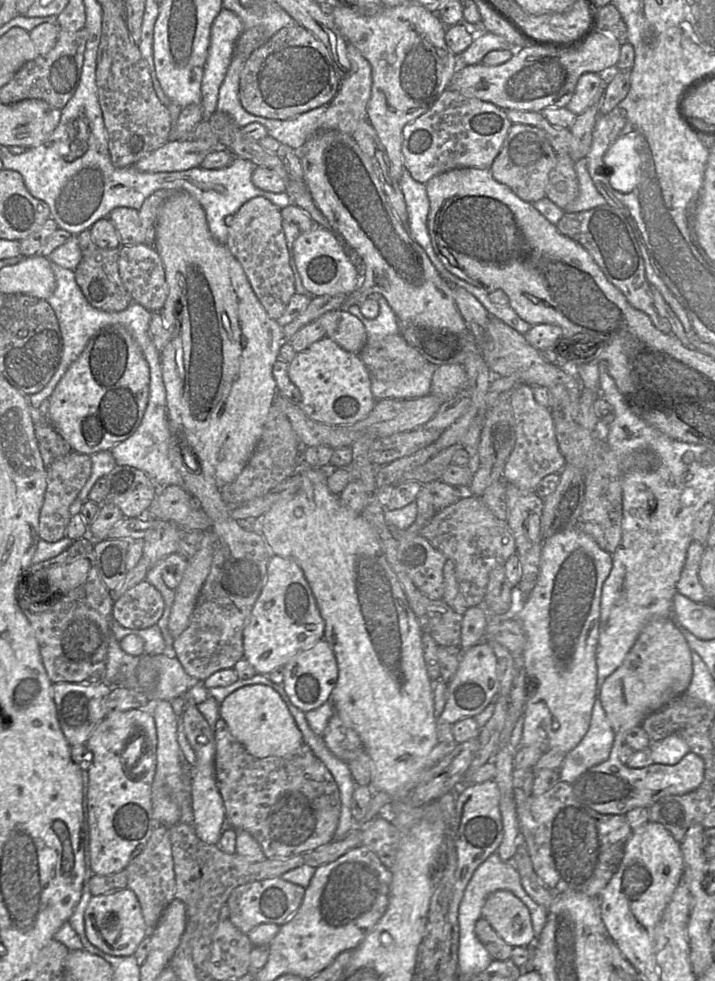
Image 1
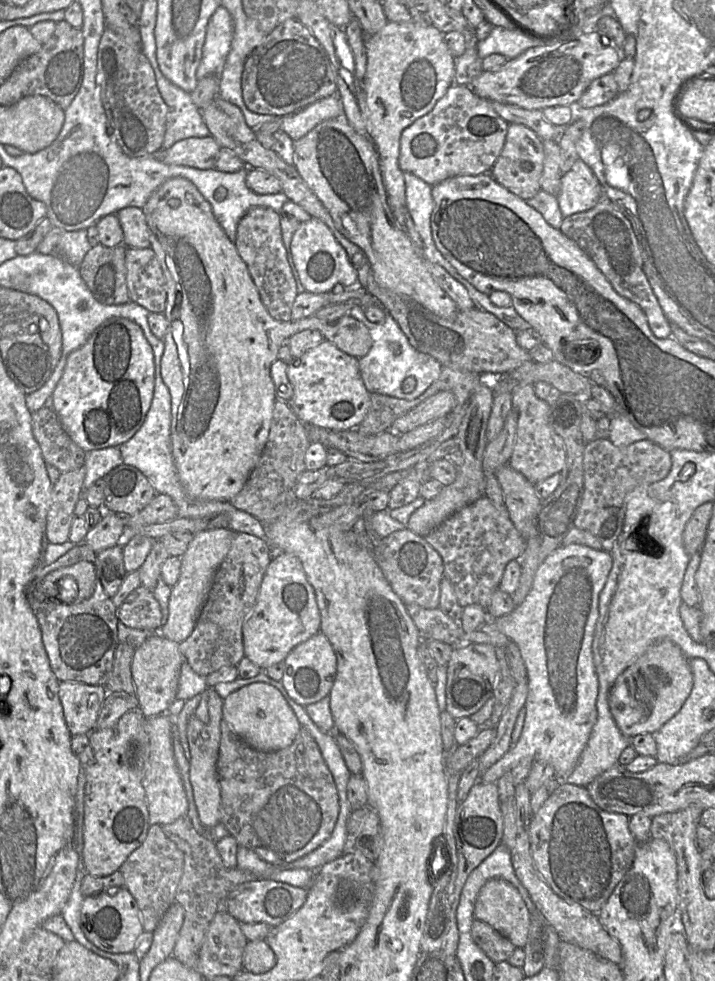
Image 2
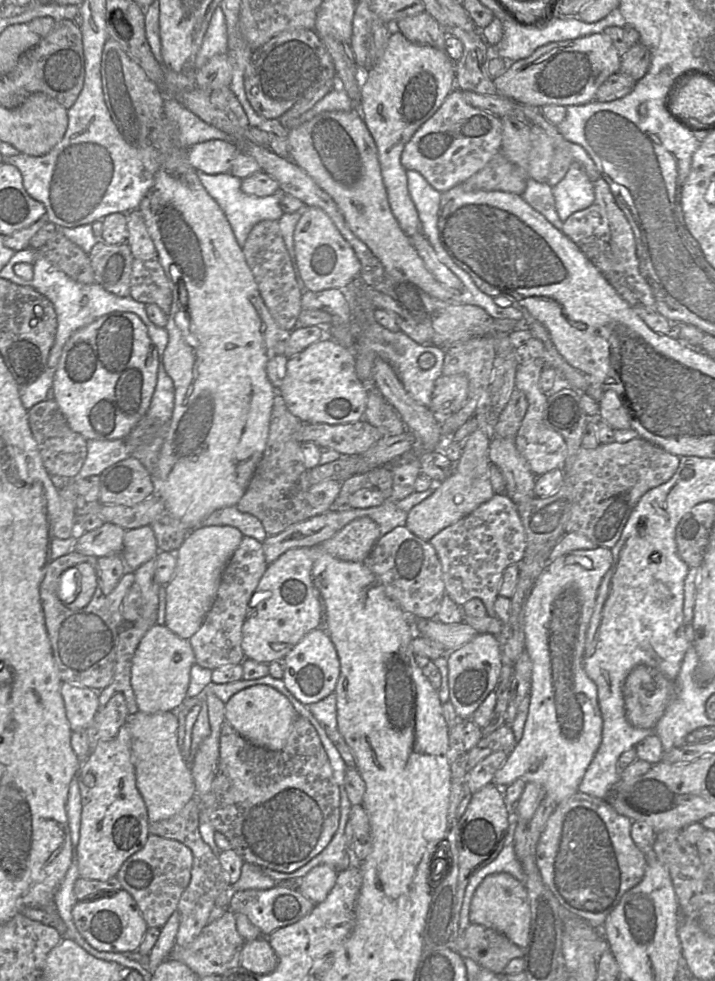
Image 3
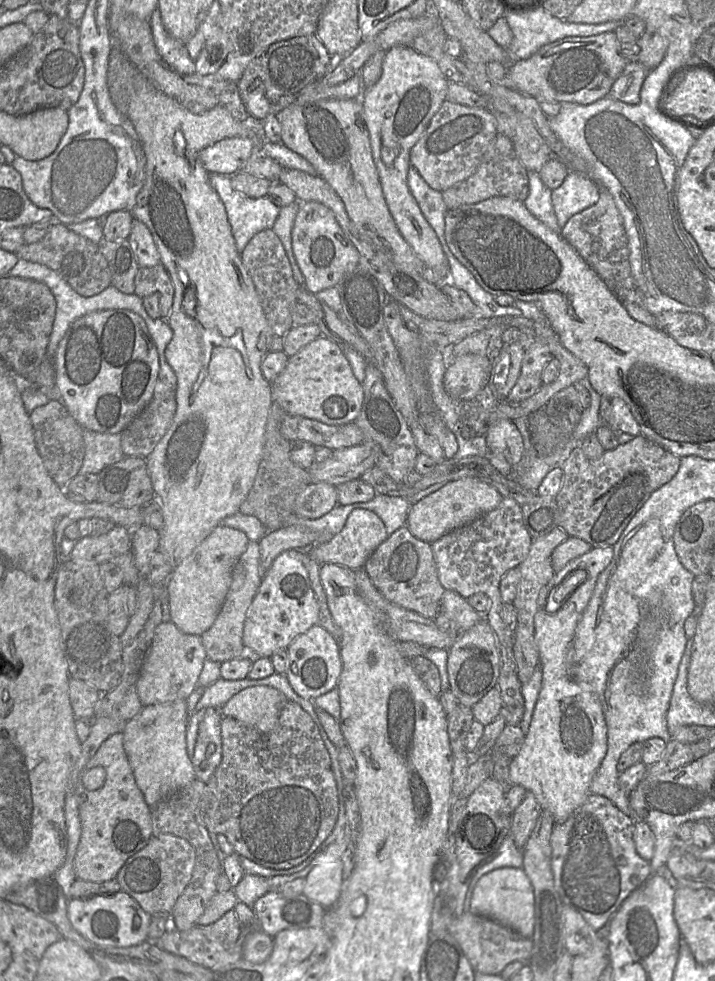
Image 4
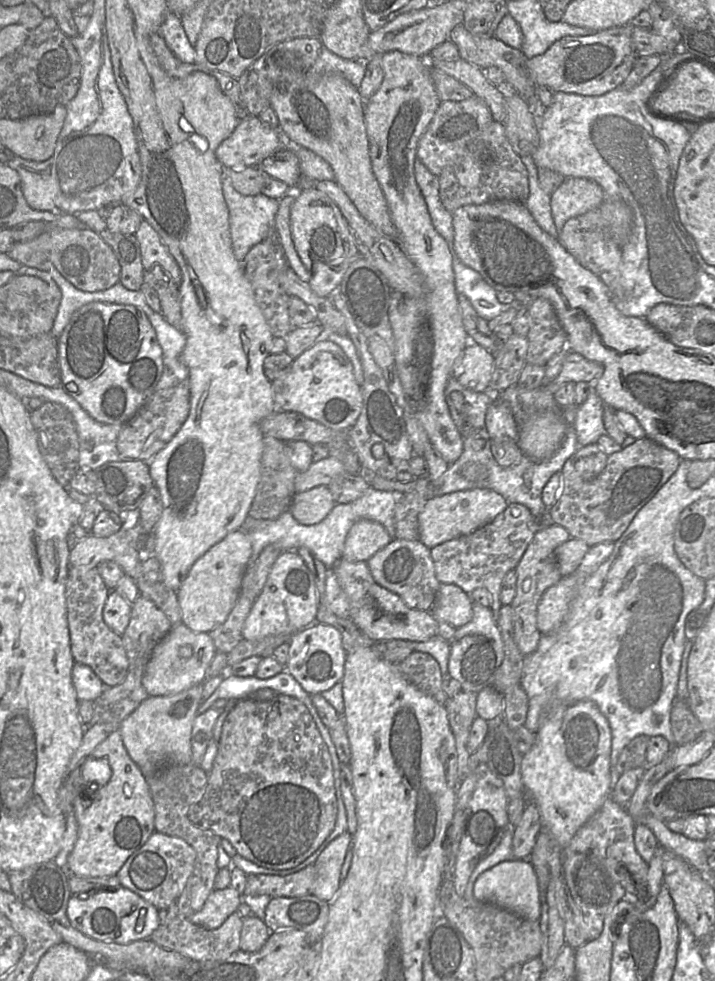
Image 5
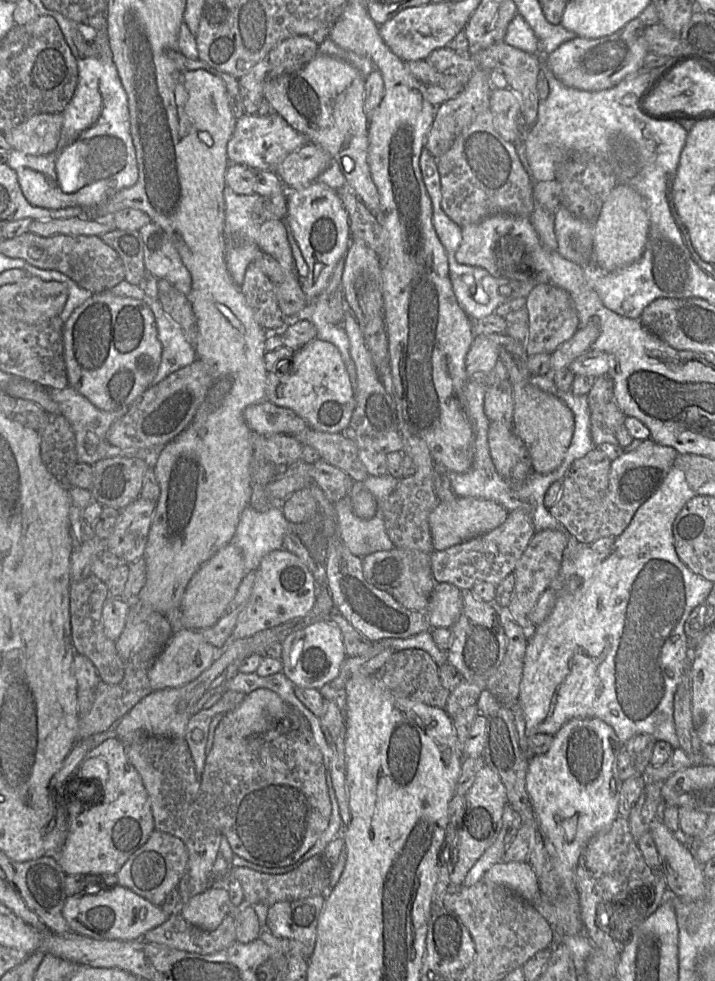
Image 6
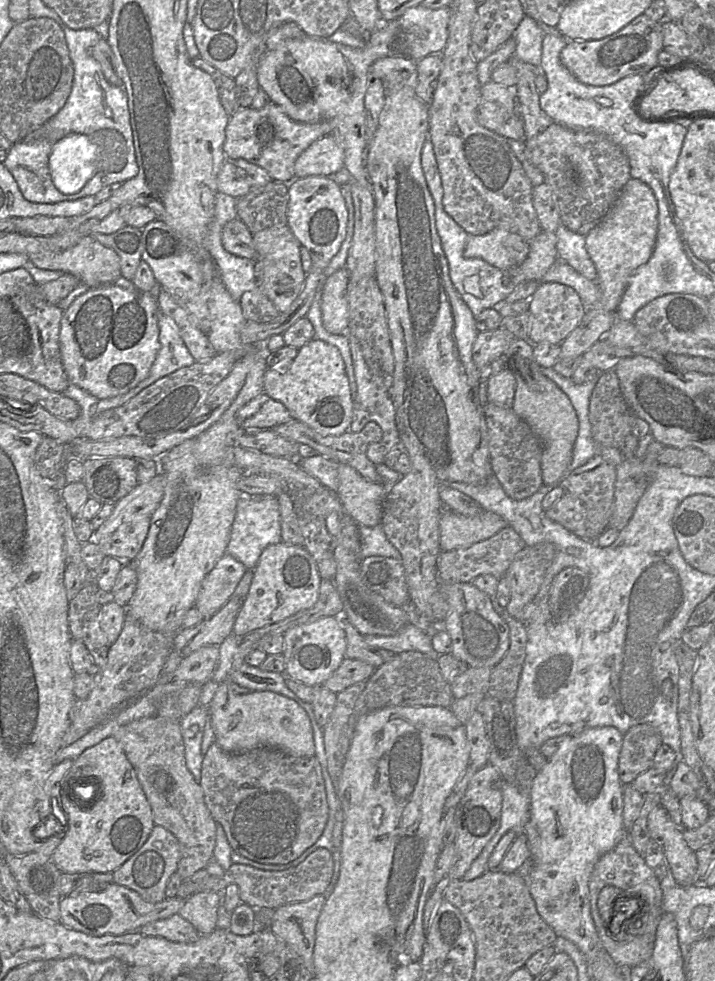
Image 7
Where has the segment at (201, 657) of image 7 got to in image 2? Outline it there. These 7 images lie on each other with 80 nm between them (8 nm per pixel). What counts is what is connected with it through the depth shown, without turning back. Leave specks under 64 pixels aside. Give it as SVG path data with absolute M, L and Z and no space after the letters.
M159 632L149 636L134 651L131 675L135 687L137 709L145 718L167 714L176 699L181 665L184 659L179 651L179 643L168 640Z

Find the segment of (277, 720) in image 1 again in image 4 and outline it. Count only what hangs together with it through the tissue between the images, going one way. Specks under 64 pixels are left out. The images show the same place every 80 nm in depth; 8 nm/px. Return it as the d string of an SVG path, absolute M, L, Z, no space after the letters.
M252 686L233 695L220 708L223 717L234 718L261 732L270 732L277 726L279 713L286 696L270 686Z

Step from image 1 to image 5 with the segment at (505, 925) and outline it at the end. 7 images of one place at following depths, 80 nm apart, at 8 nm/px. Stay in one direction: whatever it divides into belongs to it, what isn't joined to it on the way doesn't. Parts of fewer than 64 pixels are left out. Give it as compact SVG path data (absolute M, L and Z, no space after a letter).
M529 859L503 861L482 872L474 883L473 897L530 921L538 921L540 917L541 905L537 876Z

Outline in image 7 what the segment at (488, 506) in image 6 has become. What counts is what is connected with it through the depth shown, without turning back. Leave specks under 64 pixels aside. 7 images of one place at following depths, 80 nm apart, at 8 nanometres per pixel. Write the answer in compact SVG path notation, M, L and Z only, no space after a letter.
M446 508L442 510L439 522L440 548L449 551L470 547L488 539L507 525L503 517L489 510L468 517Z

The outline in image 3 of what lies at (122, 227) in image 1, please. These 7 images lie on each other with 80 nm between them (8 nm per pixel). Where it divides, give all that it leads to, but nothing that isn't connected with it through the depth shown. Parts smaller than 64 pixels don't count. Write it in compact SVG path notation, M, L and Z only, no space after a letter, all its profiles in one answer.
M138 209L132 210L126 215L128 244L134 258L151 260L157 258L157 251L147 231L142 214Z

